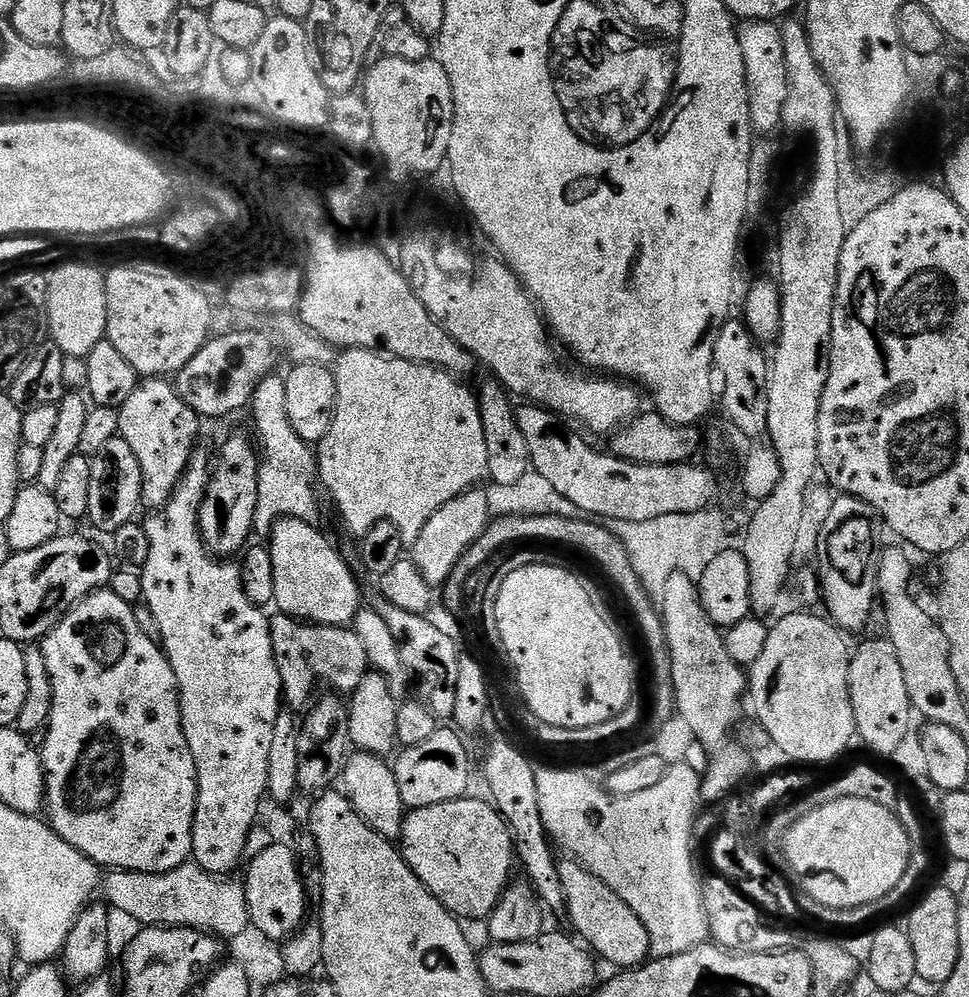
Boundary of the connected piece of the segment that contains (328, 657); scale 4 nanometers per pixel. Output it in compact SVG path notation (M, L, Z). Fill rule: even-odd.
M283 614L273 615L268 625L270 642L274 646L274 662L284 687L282 700L289 709L307 709L313 703L312 695L319 684L325 684L336 694L351 694L370 670L366 649L351 627L310 624Z

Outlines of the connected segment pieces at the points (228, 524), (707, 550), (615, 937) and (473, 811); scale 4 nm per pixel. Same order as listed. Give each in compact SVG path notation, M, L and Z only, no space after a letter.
M236 432L221 446L220 461L217 464L215 461L211 469L208 489L205 490L204 500L200 503L200 536L209 552L217 558L235 557L232 555L236 551L239 553L254 536L261 453L253 437L249 436L244 432Z
M717 509L690 514L666 514L648 522L624 523L617 527L619 540L626 546L635 573L648 592L663 593L669 573L685 571L691 580L699 581L705 568L718 554L732 547L732 532L729 520Z
M564 858L558 862L558 866L565 911L579 934L592 946L591 951L620 970L641 967L651 955L652 943L645 924L634 910L579 861Z
M472 799L411 809L398 837L398 847L413 874L464 922L483 921L492 915L513 879L512 864L514 868L517 863L512 829L487 799Z

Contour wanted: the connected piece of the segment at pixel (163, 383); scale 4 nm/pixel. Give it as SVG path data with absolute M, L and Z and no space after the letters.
M144 378L130 394L127 402L118 409L120 413L120 434L119 439L130 442L130 450L138 458L138 466L142 470L144 485L142 486L142 501L149 504L149 509L159 510L165 504L169 504L180 479L188 471L188 464L192 461L197 451L196 439L200 436L200 425L202 420L197 414L179 397L176 392L175 383L164 378Z

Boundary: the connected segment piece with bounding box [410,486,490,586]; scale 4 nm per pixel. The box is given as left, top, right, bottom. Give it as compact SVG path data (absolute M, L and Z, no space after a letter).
M483 487L471 488L469 492L458 494L426 526L422 526L422 534L410 545L410 558L422 570L422 578L433 586L443 586L450 578L454 566L462 558L464 551L476 541L488 528L490 515L488 516L488 496L483 492Z

